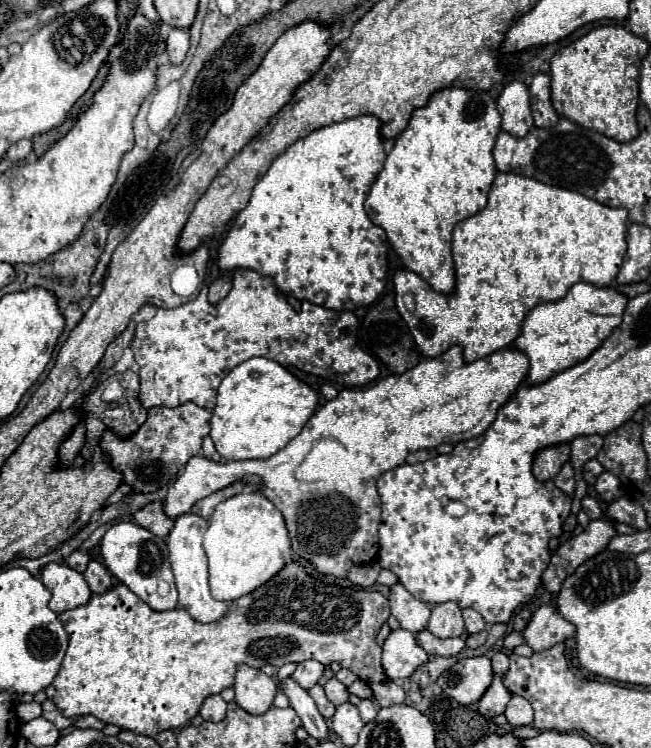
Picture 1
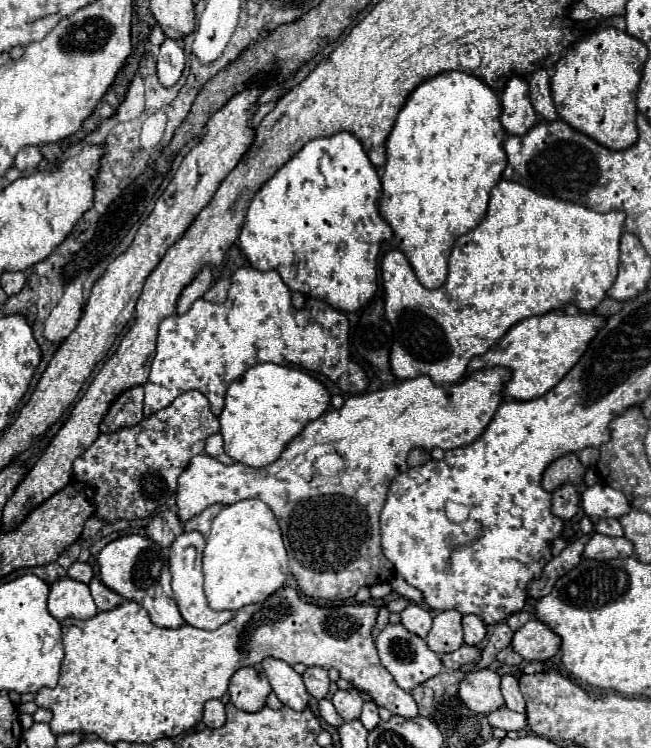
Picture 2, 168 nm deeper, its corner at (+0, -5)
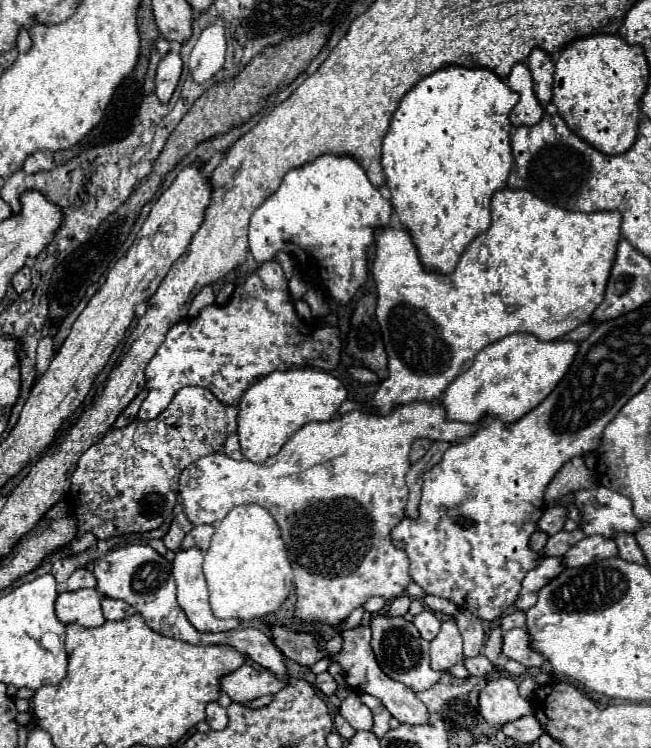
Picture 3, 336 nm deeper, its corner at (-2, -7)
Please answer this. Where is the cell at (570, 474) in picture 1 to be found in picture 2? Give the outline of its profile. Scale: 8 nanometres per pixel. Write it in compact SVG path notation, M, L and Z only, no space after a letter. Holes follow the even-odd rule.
M563 485L557 491L553 491L553 499L551 499L553 515L567 521L577 513L577 509L579 509L579 495L573 485Z

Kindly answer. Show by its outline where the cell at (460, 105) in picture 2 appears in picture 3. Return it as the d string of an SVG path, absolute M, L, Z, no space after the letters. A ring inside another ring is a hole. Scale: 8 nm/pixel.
M451 65L447 69L439 69L431 75L427 75L425 79L421 79L399 103L397 111L393 113L391 119L391 127L383 139L383 171L387 177L387 185L391 189L391 205L395 209L395 213L399 215L399 221L403 225L403 229L409 231L411 241L417 247L421 265L427 271L437 271L437 273L451 273L461 257L461 253L465 251L465 247L483 231L489 229L491 225L491 213L489 213L489 203L495 191L505 189L507 187L507 177L515 165L513 155L511 155L511 145L509 145L509 133L511 133L511 123L509 123L509 111L515 107L515 103L519 101L519 95L515 91L511 91L499 77L495 77L495 73L491 73L489 69L467 69L467 67L459 67L459 65Z

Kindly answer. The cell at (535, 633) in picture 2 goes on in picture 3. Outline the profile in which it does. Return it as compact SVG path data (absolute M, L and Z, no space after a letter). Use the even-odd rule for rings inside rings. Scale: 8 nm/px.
M525 627L507 631L503 641L503 655L507 659L515 659L525 667L541 667L545 663L545 657L531 647L531 635Z

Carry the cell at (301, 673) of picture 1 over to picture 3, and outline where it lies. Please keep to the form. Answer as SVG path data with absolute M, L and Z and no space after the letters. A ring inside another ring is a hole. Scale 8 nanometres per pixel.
M327 671L317 675L315 685L317 685L317 687L319 687L319 691L321 691L321 693L325 693L325 695L333 695L333 693L335 693L335 689L337 689L337 685L335 685L333 677L331 677Z

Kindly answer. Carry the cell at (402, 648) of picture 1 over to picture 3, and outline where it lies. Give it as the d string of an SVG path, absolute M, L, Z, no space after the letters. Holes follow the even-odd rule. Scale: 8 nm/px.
M377 615L371 621L371 631L373 631L371 645L373 645L375 657L385 675L389 675L395 681L401 681L415 693L429 689L433 683L437 683L437 679L441 679L443 671L439 673L439 671L431 669L431 665L429 665L429 641L425 641L419 635L419 631L415 629L415 625L411 621L405 621L403 617Z

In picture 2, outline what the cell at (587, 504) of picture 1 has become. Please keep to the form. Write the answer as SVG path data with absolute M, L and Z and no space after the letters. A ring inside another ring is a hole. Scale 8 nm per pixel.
M601 519L599 523L595 523L595 531L609 537L623 537L623 527L617 519Z

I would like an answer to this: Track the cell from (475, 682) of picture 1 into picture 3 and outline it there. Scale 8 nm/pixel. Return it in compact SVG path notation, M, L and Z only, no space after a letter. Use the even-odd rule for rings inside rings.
M499 677L485 683L479 693L479 713L489 725L501 727L507 721L515 721L533 713L533 707L517 691L517 683L511 677Z

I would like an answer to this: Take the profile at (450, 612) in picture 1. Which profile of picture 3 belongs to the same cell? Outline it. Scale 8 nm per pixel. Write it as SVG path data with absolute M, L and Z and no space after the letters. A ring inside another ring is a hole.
M453 617L441 623L439 635L431 641L431 667L449 669L455 663L463 661L463 641Z

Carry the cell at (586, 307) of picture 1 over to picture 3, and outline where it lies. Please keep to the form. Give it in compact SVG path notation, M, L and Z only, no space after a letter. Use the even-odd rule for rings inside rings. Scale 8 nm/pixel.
M511 333L501 341L487 345L483 351L477 353L471 369L461 373L443 393L441 403L447 409L447 417L451 421L463 421L463 423L477 423L483 417L483 413L495 415L507 423L521 419L555 389L555 385L567 373L577 349L579 345L575 341L541 341L531 333Z

